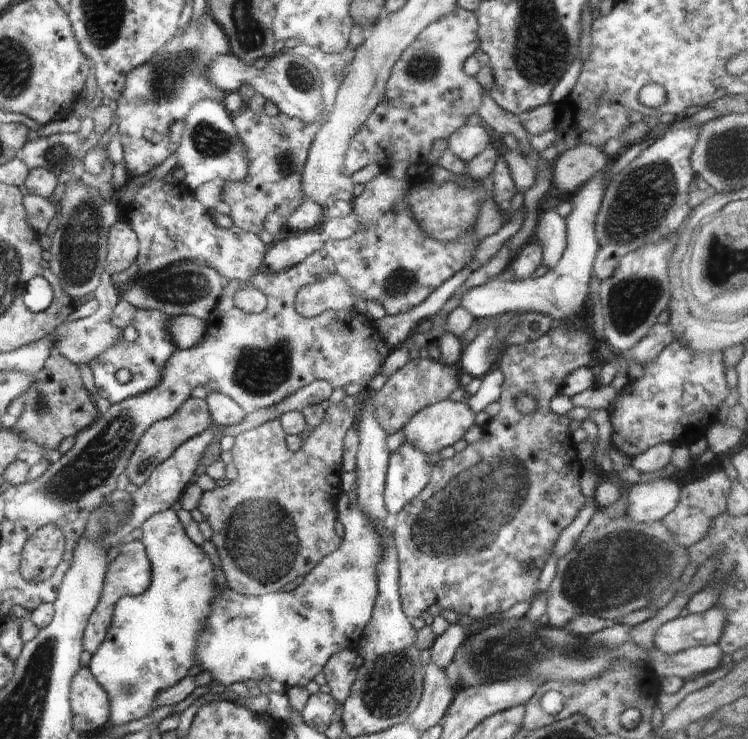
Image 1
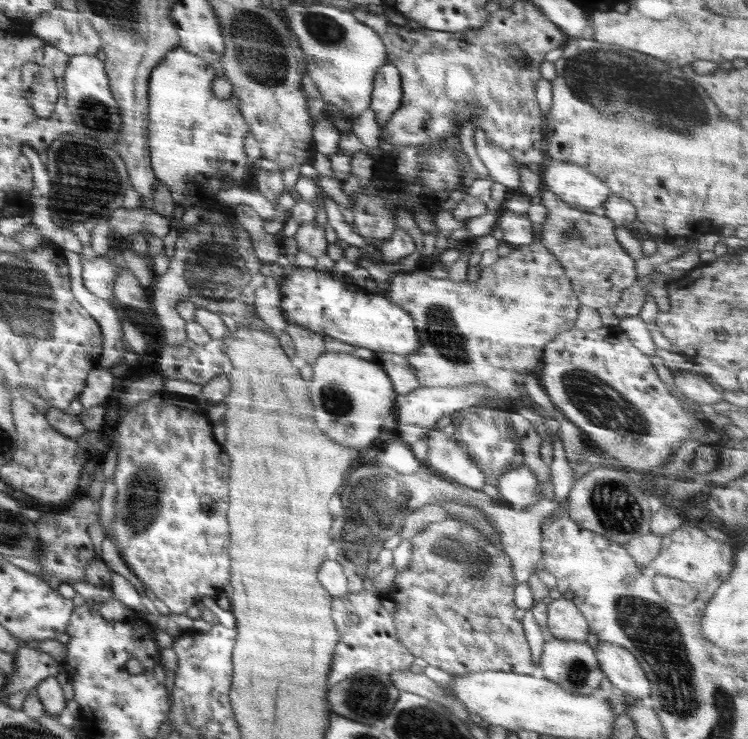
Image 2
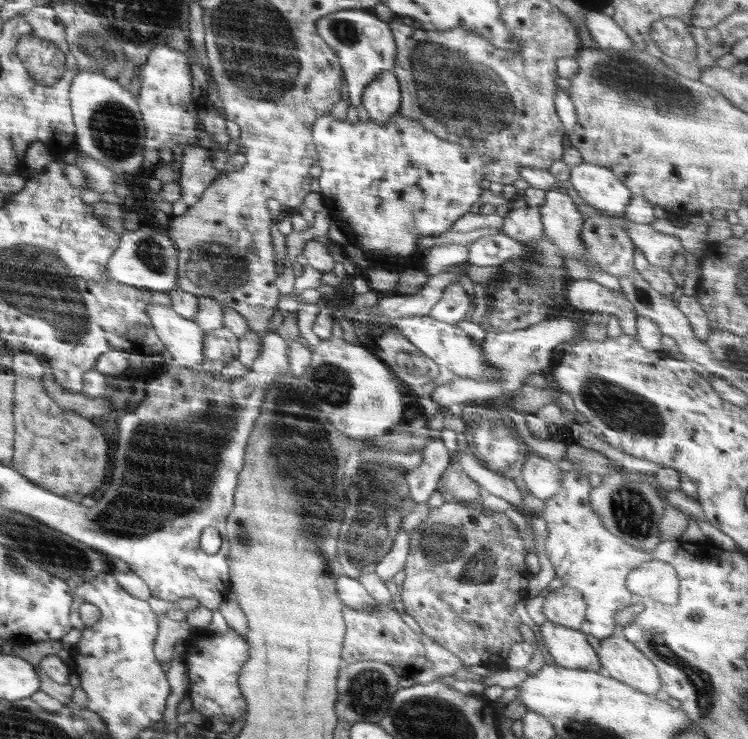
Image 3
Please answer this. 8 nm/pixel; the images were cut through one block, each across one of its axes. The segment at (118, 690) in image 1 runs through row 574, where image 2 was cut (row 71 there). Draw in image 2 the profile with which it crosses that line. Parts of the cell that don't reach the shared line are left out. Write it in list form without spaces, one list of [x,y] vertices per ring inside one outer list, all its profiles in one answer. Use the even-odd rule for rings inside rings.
[[[176,47],[171,52],[168,52],[160,61],[160,64],[153,69],[152,75],[149,78],[149,158],[151,162],[151,168],[153,169],[155,178],[157,182],[163,182],[170,191],[172,195],[173,203],[181,204],[186,210],[192,206],[190,204],[189,198],[187,197],[187,190],[191,186],[197,186],[199,190],[203,191],[203,194],[206,194],[210,197],[214,197],[215,194],[219,190],[228,190],[228,188],[232,188],[235,186],[239,186],[240,188],[254,188],[256,184],[253,182],[247,181],[246,179],[246,161],[247,155],[244,153],[244,138],[249,132],[249,126],[246,124],[242,113],[236,109],[231,100],[220,100],[220,98],[216,98],[214,92],[212,91],[212,82],[214,82],[214,78],[216,78],[216,72],[214,68],[212,68],[207,61],[200,58],[199,55],[191,54],[190,52]]]

